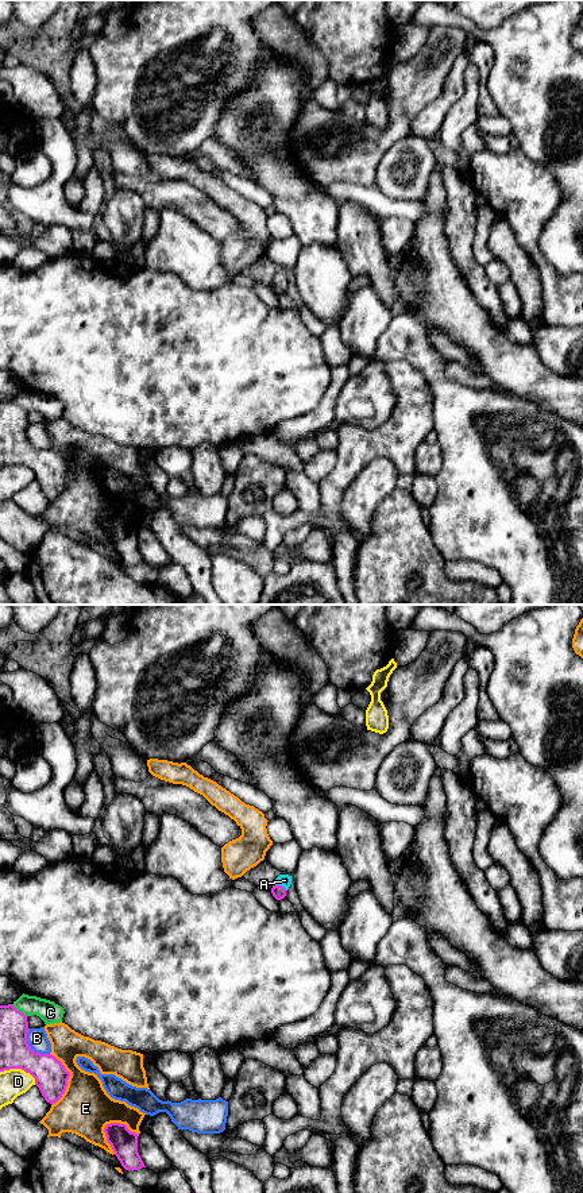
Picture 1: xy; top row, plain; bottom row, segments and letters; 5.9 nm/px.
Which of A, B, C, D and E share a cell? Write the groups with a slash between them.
A / B / C / D / E

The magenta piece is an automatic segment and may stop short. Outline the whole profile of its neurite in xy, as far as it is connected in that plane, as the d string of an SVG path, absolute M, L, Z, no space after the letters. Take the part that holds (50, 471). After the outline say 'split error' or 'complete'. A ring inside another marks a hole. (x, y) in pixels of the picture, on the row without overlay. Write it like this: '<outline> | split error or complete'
M12 399L0 401L0 467L22 464L35 474L35 480L51 501L66 486L70 468L51 449L35 448L27 439L27 412Z | complete

